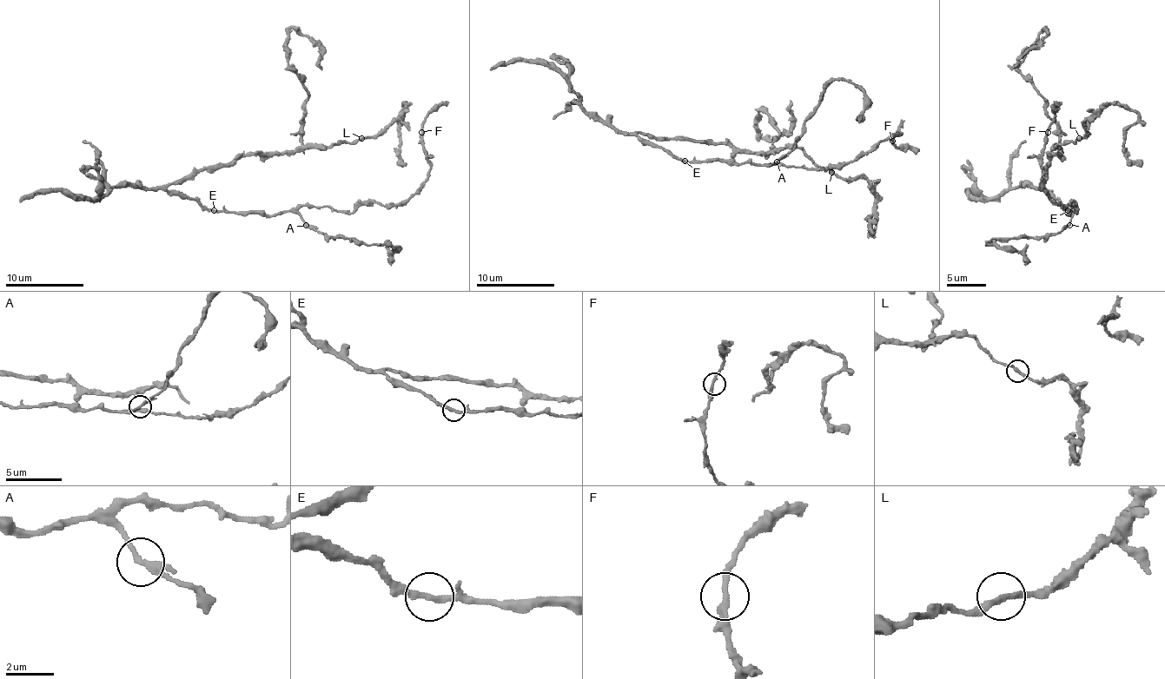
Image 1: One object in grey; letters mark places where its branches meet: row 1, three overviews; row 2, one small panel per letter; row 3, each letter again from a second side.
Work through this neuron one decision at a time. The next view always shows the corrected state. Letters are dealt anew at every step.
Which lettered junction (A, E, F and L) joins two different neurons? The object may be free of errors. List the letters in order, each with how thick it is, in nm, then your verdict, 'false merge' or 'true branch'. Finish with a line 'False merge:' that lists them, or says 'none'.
A: calibre 240 nm; true branch
E: calibre 240 nm; true branch
F: calibre 240 nm; true branch
L: calibre 240 nm; true branch
False merge: none

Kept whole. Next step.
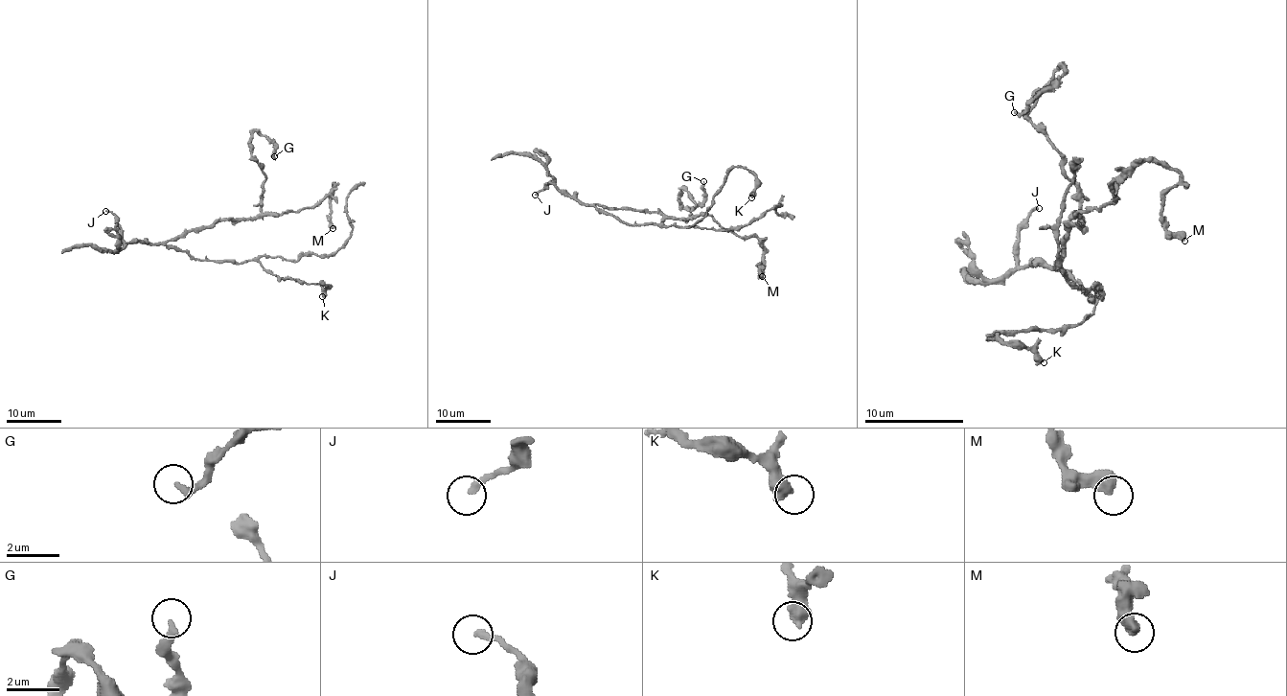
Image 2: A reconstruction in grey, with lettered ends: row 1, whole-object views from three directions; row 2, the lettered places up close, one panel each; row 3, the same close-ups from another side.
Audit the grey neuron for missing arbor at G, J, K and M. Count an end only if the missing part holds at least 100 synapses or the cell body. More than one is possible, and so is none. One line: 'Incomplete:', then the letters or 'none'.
Incomplete: none

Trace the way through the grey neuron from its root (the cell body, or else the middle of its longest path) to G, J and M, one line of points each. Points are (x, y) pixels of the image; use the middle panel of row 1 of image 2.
G: (595, 207), (603, 204), (688, 219), (695, 203), (681, 191), (679, 203), (695, 208), (703, 200), (703, 181)
J: (595, 207), (581, 204), (554, 183), (547, 183), (535, 195)
M: (595, 207), (677, 219), (709, 214), (739, 236), (759, 241), (762, 276)

